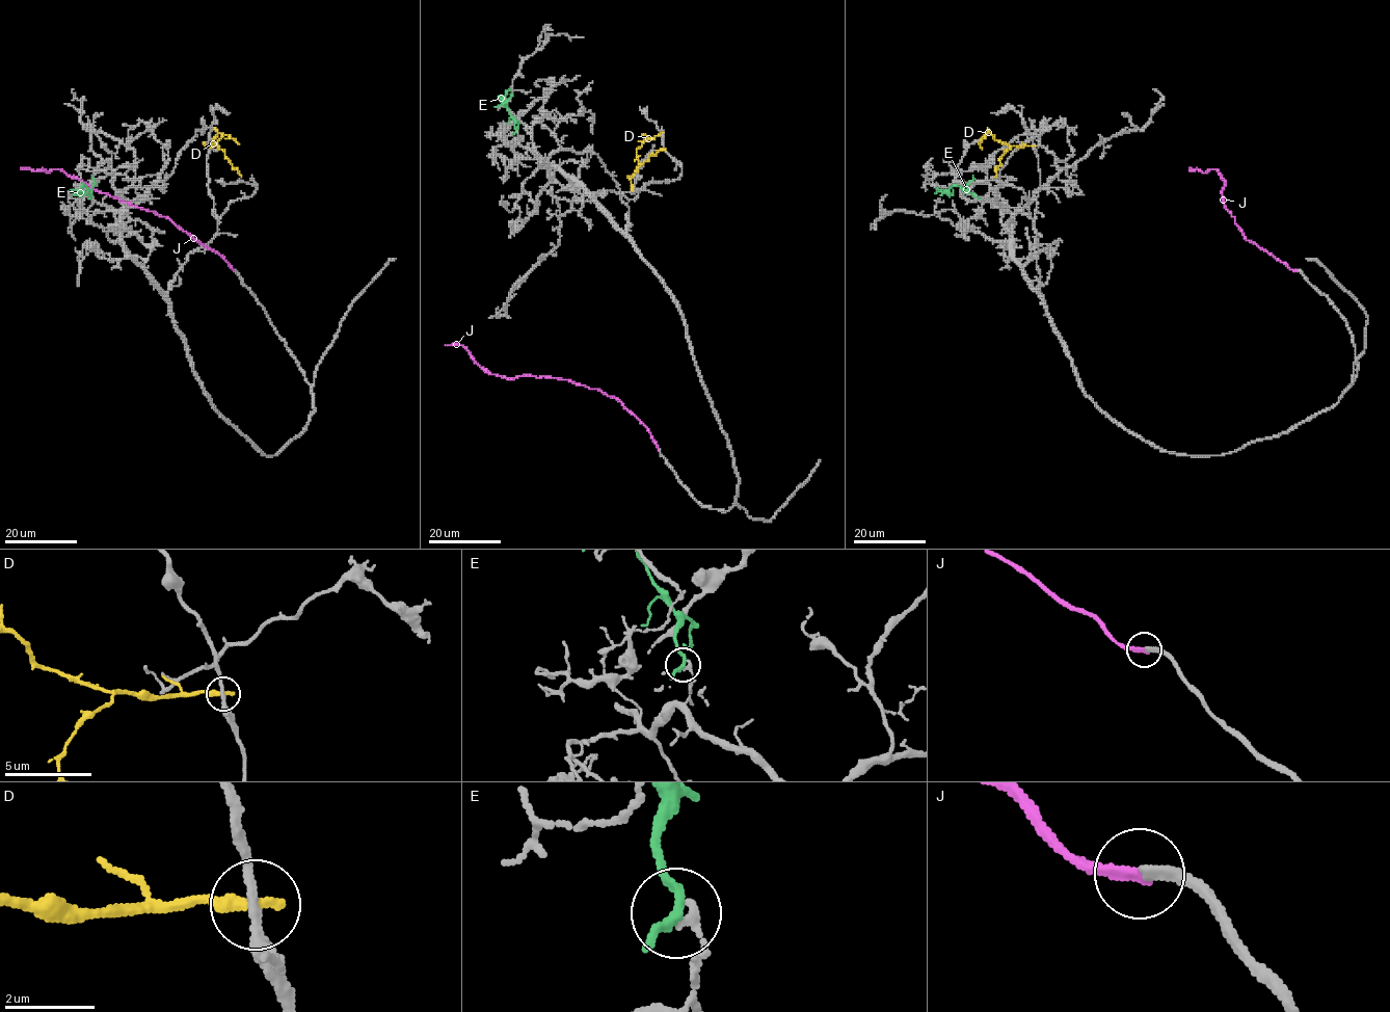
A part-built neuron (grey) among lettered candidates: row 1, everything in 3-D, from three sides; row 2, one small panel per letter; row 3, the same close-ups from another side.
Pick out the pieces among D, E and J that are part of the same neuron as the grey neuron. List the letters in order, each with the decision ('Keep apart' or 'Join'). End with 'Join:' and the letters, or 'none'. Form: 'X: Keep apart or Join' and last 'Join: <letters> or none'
D: Keep apart
E: Keep apart
J: Keep apart
Join: none

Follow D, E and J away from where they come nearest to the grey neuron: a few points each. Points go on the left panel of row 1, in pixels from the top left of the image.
D: (208, 145), (214, 145), (212, 139), (217, 133), (228, 135), (239, 144)
E: (91, 197), (84, 185), (80, 189), (82, 194), (77, 195), (70, 190)
J: (234, 270), (170, 219), (100, 193), (58, 169), (50, 172), (21, 167)

